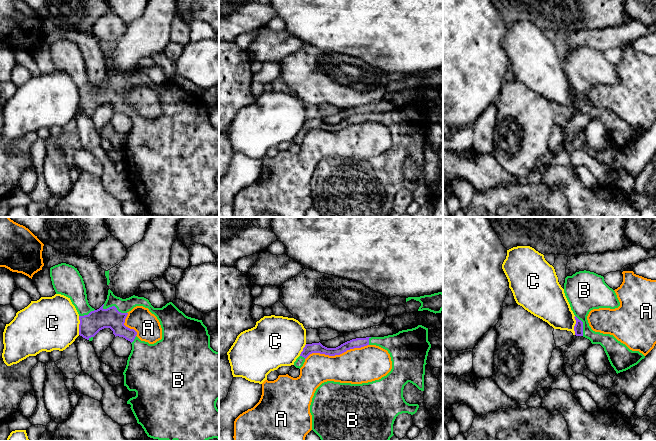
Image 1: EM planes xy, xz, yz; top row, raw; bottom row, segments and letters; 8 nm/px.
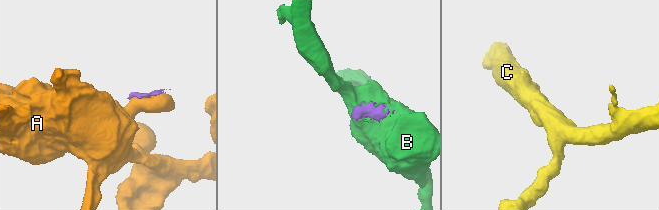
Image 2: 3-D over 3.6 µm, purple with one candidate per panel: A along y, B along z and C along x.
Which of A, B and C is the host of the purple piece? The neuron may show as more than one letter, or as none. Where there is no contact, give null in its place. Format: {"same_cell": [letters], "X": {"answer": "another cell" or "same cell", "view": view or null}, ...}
{"same_cell": ["B"], "A": {"answer": "another cell", "view": "xz"}, "B": {"answer": "same cell", "view": "xy"}, "C": {"answer": "another cell", "view": "xy"}}

